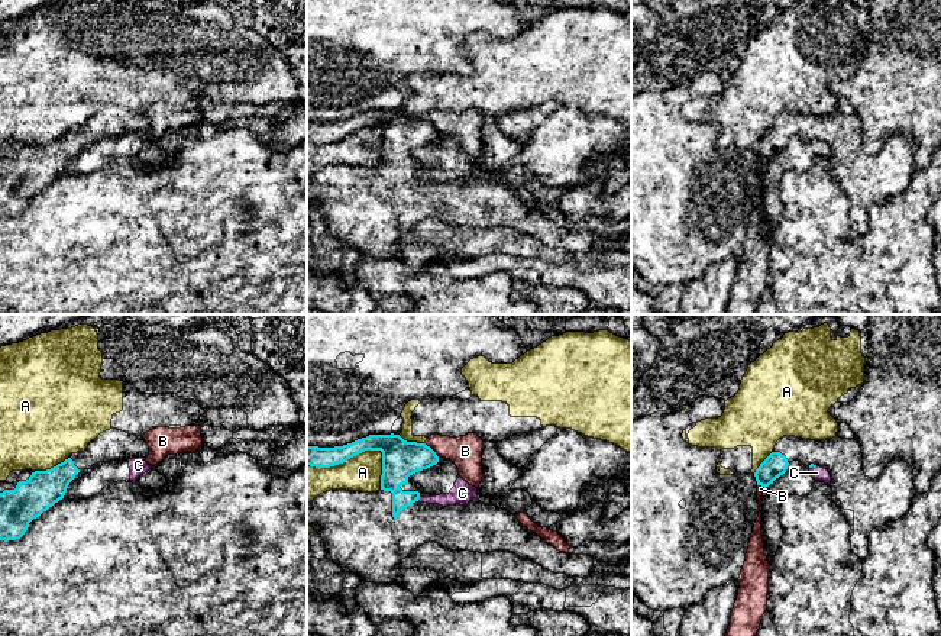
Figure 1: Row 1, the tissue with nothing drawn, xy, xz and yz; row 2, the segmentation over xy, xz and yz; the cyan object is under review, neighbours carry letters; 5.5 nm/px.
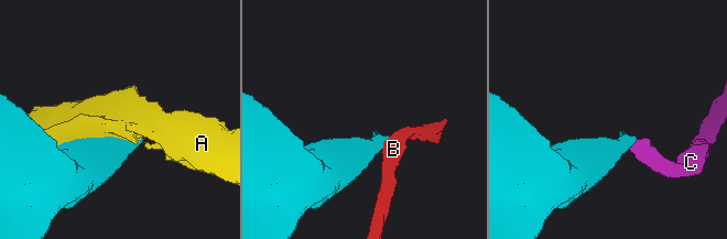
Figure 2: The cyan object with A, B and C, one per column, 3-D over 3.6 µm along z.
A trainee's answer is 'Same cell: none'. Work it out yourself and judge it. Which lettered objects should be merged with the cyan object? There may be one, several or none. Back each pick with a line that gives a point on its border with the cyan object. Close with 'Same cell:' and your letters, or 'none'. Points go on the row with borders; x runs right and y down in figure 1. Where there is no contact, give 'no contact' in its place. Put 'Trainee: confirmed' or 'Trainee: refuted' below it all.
Same cell: none
Trainee: confirmed

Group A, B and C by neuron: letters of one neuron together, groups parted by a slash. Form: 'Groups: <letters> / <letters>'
Groups: A / B / C

